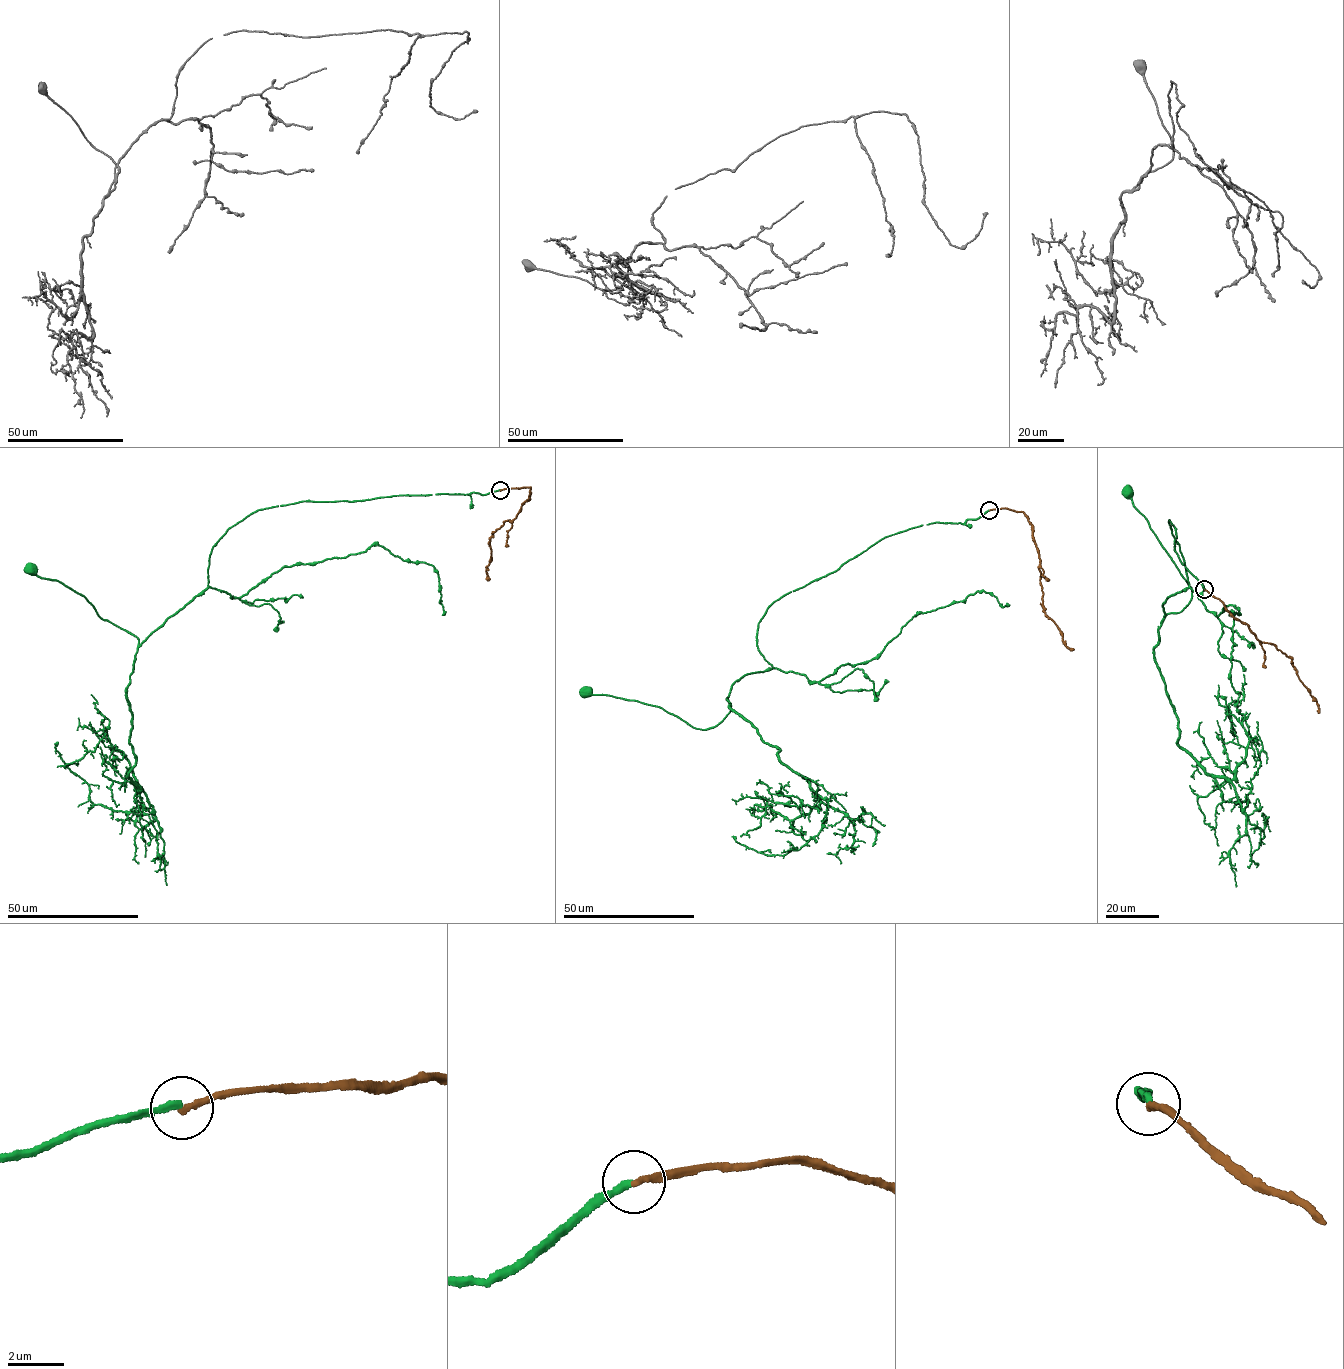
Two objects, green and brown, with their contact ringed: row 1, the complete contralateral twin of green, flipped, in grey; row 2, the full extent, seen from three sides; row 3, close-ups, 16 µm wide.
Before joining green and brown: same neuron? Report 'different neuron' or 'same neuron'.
different neuron

